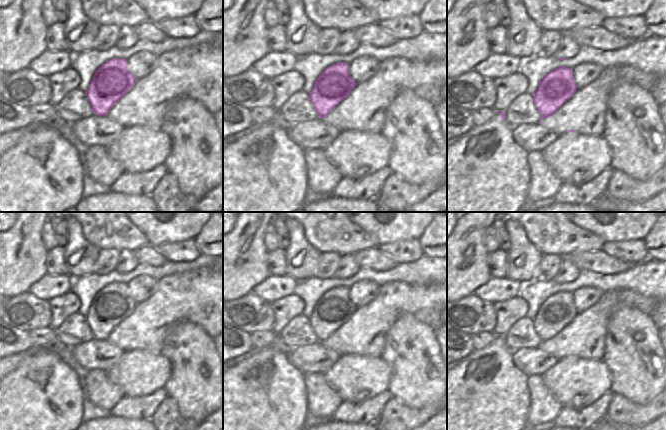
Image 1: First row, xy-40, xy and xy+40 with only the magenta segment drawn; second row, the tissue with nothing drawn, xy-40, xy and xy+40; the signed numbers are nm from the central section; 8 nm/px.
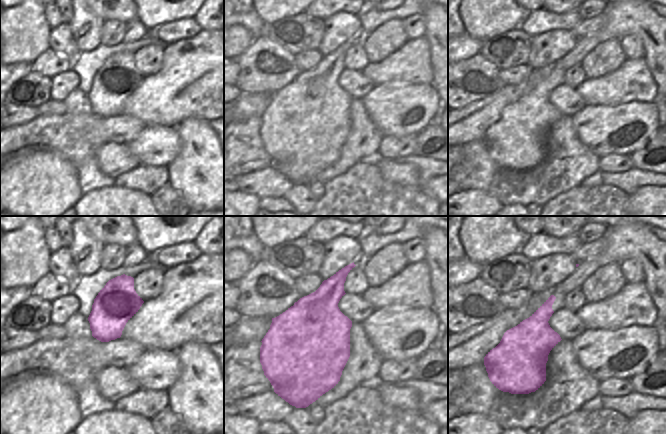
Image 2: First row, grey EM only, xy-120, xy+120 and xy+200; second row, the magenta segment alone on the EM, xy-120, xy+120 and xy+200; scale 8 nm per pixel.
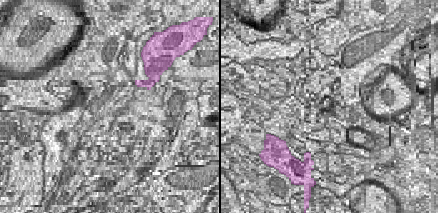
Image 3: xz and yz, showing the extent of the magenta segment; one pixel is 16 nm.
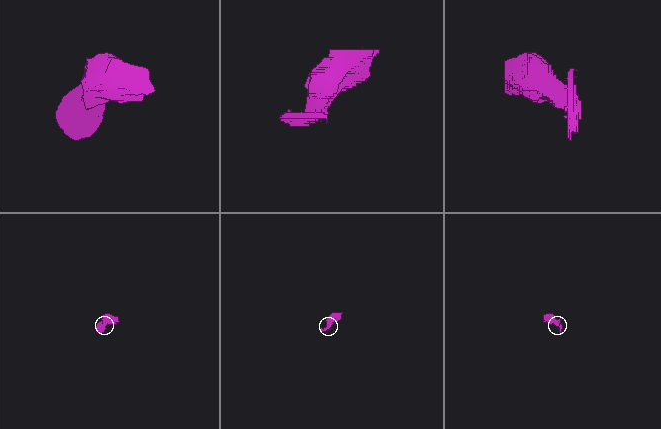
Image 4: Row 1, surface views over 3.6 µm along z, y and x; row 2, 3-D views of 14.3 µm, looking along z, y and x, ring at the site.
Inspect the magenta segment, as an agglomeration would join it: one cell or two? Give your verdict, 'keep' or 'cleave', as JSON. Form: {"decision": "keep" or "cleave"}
{"decision": "cleave"}

